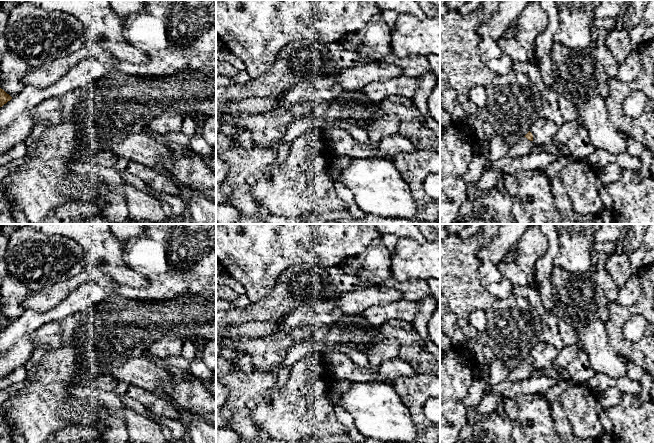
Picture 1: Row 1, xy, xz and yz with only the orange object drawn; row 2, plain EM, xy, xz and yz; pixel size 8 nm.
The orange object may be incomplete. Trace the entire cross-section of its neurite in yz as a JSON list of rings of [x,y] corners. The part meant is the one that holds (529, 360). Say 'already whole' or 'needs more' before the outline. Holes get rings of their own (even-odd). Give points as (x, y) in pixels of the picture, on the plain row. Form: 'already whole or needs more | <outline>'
needs more | [[[529,355],[523,362],[519,363],[514,369],[508,372],[510,382],[520,382],[530,378],[536,372],[533,369],[533,359]]]

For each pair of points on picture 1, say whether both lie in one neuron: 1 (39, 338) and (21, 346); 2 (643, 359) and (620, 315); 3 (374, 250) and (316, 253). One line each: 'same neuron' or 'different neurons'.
1: different neurons
2: same neuron
3: different neurons

